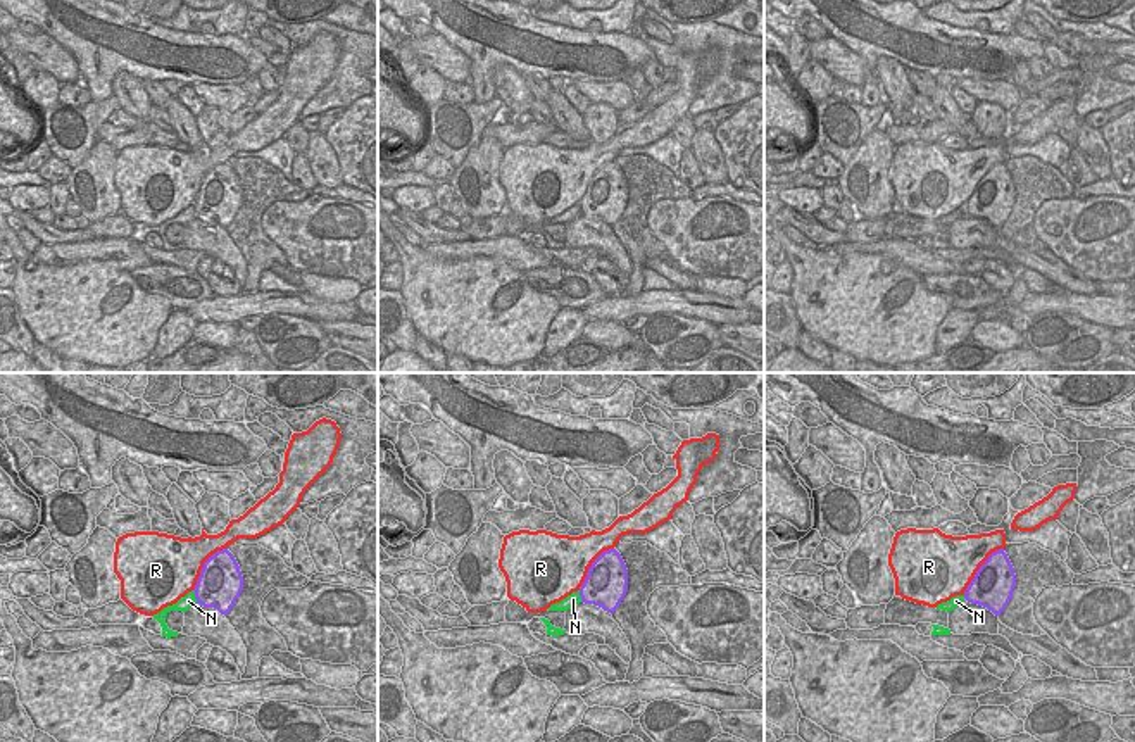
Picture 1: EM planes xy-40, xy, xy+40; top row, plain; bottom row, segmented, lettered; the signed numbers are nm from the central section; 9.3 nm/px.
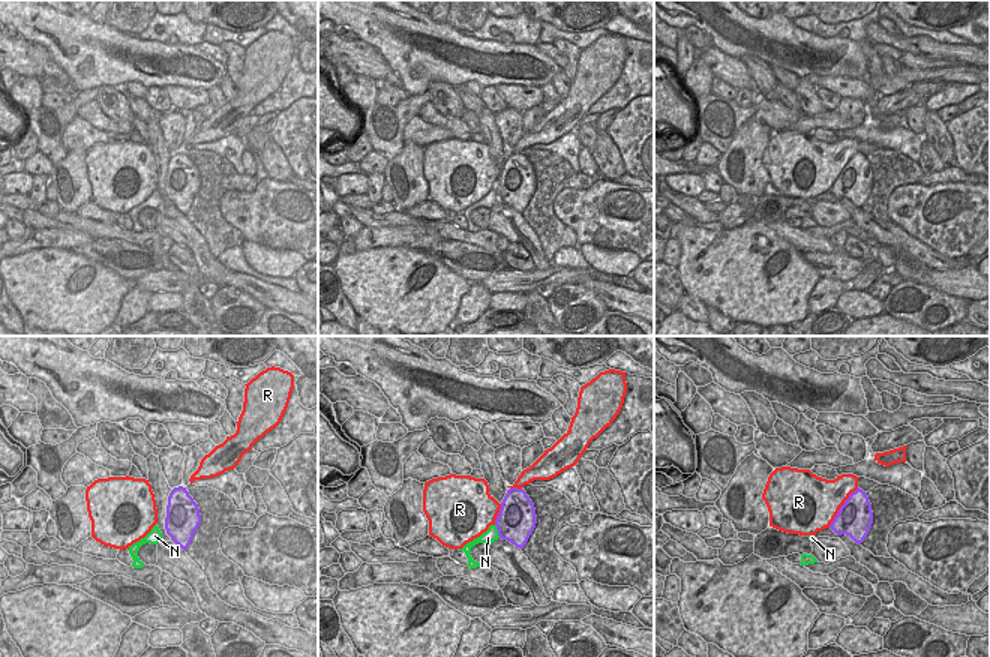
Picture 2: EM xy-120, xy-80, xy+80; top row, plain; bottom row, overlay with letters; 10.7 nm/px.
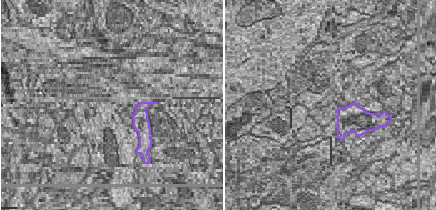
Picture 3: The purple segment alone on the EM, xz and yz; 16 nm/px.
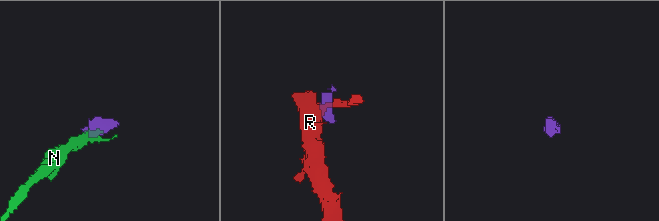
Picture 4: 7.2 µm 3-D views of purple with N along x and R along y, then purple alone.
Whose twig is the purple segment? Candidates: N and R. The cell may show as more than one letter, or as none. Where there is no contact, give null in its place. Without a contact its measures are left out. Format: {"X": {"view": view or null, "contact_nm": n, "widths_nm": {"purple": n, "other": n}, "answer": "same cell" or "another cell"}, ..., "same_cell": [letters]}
{"N": {"view": "xy-40", "contact_nm": 140, "widths_nm": {"purple": 400, "other": 130}, "answer": "same cell"}, "R": {"view": "xy+40", "contact_nm": 600, "widths_nm": {"purple": 400, "other": 460}, "answer": "another cell"}, "same_cell": ["N"]}

